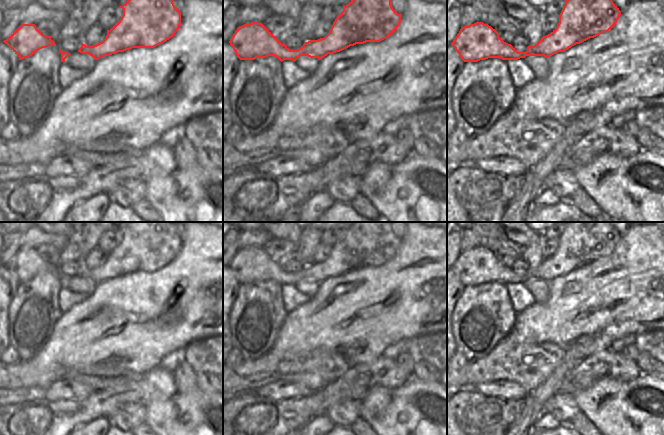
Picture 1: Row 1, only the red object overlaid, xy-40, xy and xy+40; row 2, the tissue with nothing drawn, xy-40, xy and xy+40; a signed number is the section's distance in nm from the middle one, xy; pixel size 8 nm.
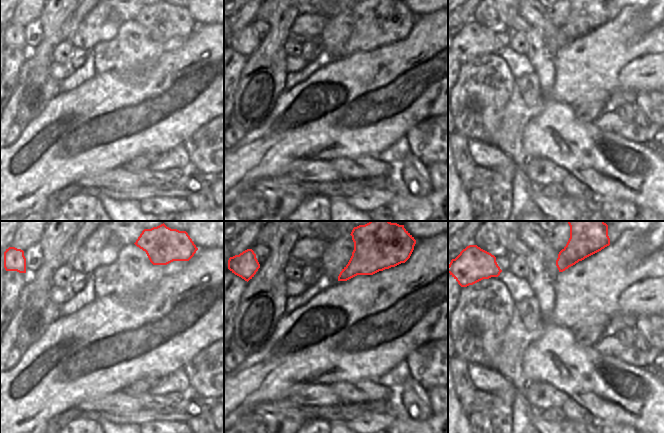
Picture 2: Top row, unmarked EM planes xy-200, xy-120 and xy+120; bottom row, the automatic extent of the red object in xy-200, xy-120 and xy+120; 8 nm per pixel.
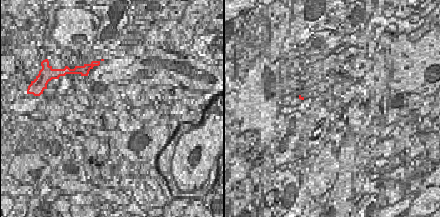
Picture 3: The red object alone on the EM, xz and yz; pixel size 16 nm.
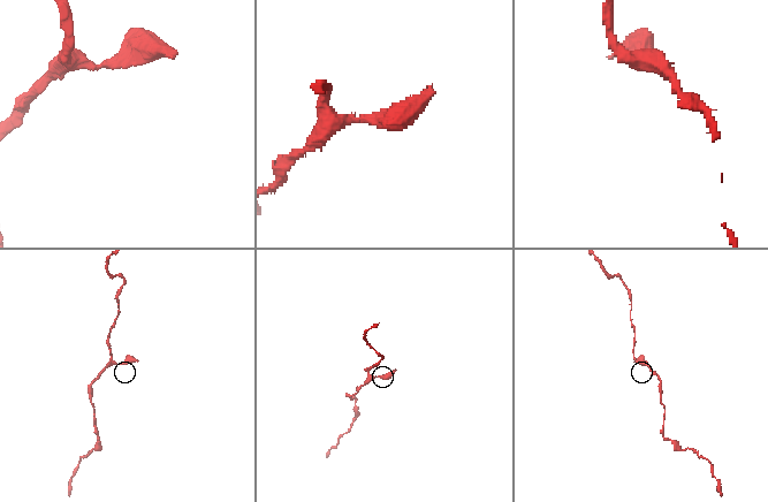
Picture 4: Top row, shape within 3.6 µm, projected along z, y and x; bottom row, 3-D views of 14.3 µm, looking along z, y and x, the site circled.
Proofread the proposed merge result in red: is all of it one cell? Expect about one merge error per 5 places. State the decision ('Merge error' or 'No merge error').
No merge error.

